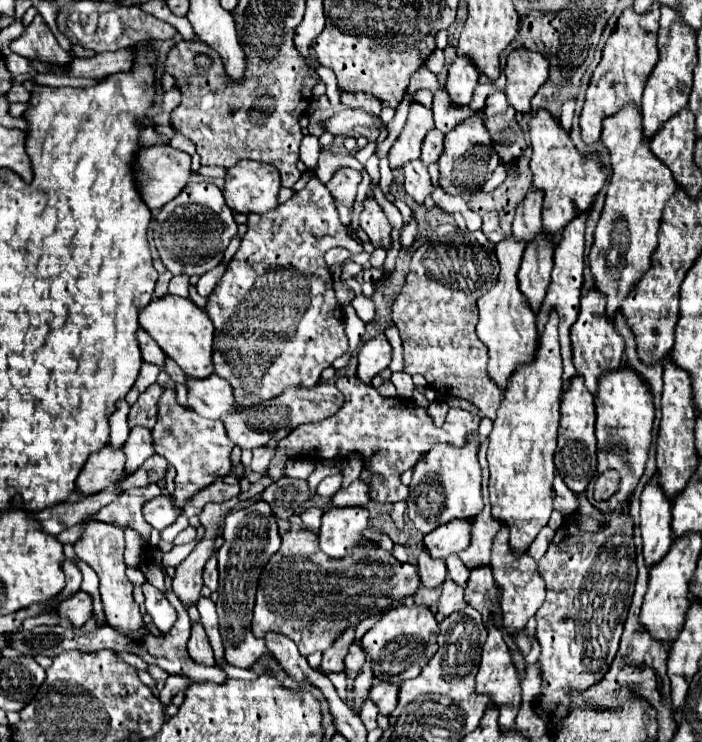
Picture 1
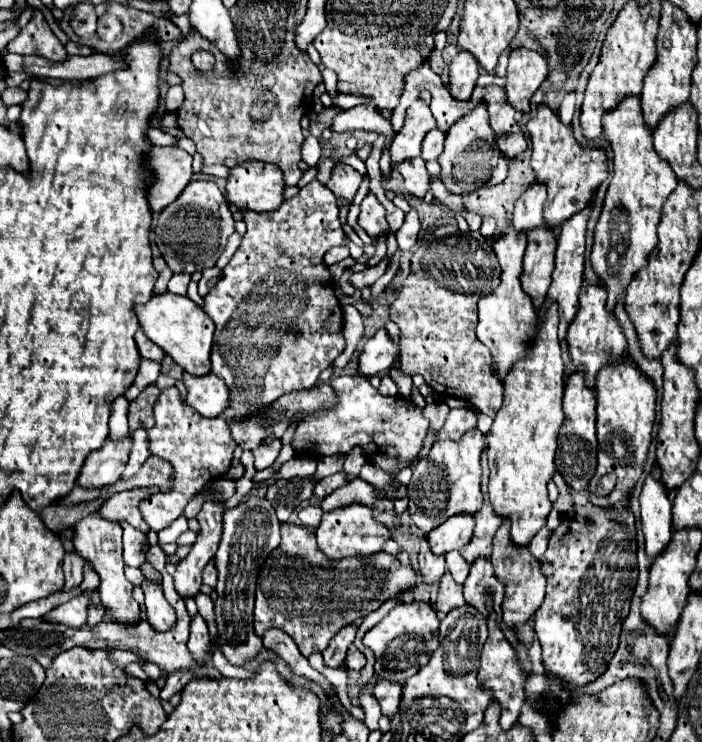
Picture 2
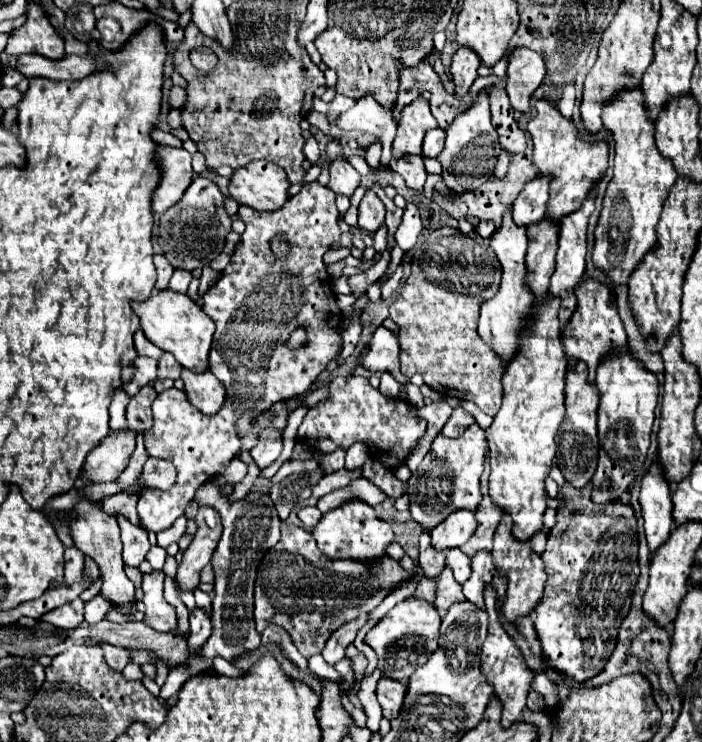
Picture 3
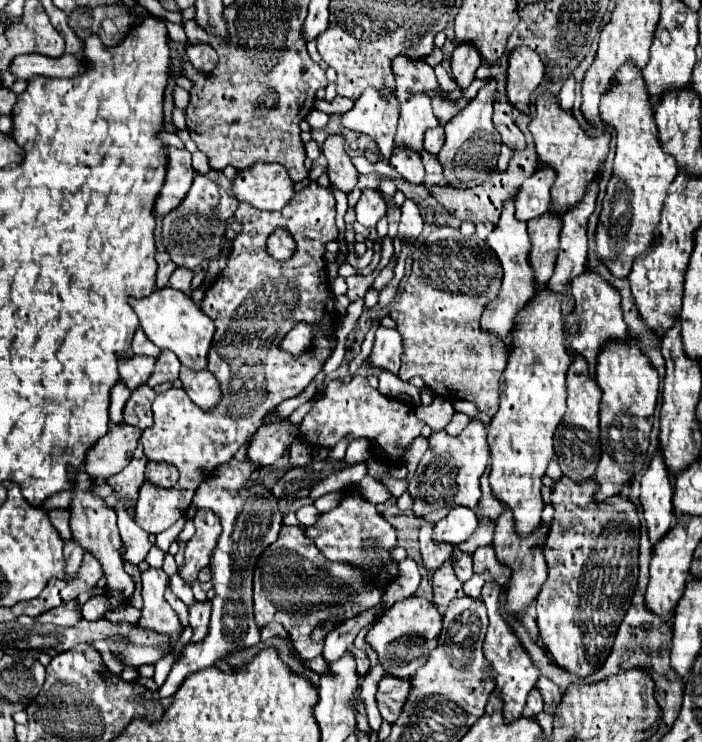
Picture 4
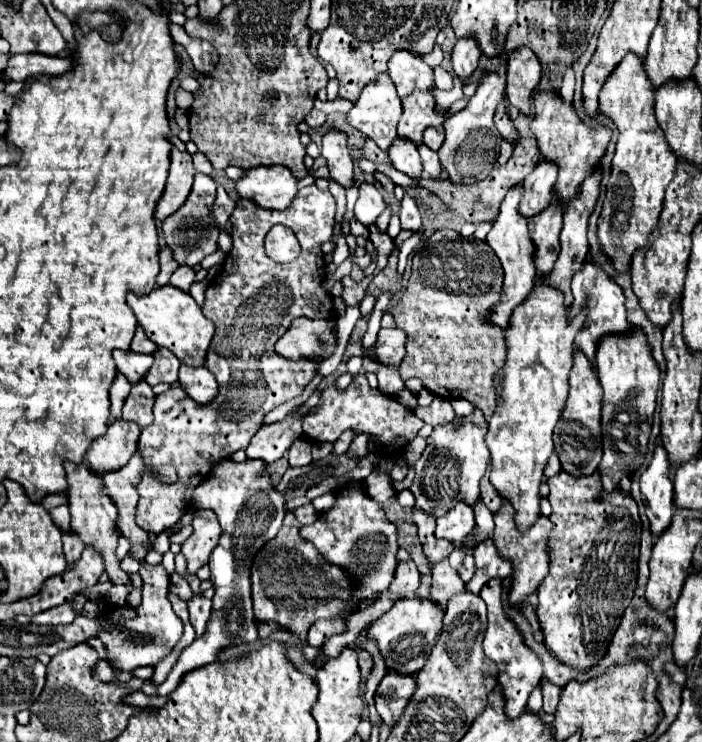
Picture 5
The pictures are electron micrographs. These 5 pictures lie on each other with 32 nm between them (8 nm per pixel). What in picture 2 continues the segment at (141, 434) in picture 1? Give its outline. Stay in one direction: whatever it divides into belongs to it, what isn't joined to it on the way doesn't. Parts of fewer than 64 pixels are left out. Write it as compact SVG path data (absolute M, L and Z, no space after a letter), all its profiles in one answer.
M144 428L134 430L130 434L130 438L132 438L132 448L130 448L128 464L126 464L126 470L124 470L124 476L122 476L124 480L130 478L130 476L134 476L140 470L140 466L146 462L146 458L152 456L152 452L148 448L148 434L146 434Z

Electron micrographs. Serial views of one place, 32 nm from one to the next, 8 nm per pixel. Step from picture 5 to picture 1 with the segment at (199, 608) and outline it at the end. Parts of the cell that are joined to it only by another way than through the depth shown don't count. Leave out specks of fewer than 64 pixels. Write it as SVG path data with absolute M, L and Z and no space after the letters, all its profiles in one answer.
M194 624L192 626L192 636L188 640L188 654L196 664L204 664L204 666L214 666L214 654L208 642L208 636L202 628L202 624Z

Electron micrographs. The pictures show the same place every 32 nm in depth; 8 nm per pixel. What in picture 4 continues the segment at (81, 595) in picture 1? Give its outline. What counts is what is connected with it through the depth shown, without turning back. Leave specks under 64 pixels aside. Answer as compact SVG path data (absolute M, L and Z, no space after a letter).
M72 600L72 604L62 604L60 608L52 608L52 612L44 612L36 618L40 624L56 624L56 626L74 626L78 620L82 620L82 604L78 600Z

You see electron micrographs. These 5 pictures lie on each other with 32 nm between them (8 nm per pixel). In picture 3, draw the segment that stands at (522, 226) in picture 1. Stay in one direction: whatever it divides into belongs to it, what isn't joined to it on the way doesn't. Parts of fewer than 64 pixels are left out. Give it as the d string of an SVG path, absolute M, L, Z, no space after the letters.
M538 176L524 186L524 192L516 198L512 210L512 218L516 220L516 224L528 226L544 220L546 202L548 202L548 184L550 178Z

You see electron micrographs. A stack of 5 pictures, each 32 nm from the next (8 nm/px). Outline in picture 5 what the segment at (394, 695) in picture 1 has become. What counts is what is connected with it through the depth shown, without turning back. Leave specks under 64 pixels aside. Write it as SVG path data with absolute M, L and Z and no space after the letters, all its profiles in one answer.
M388 672L382 678L374 700L384 724L388 726L396 724L406 704L410 702L410 696L414 694L414 690L416 690L416 682L412 676L400 676L398 672Z

